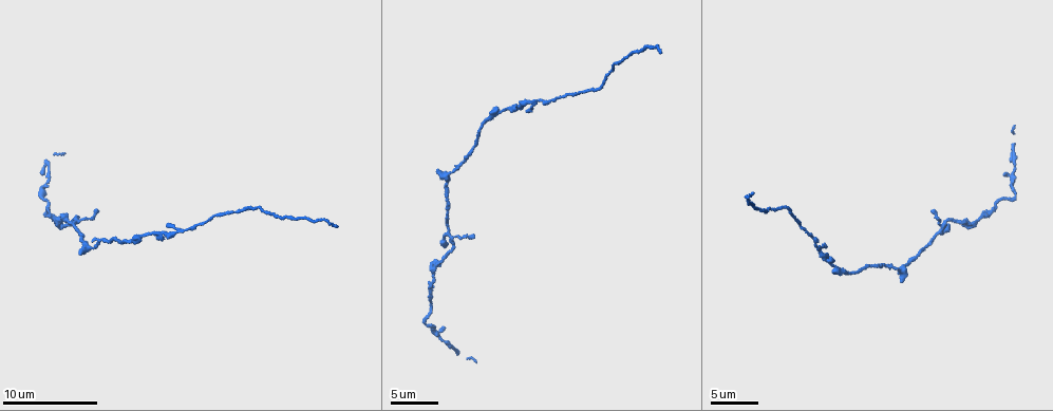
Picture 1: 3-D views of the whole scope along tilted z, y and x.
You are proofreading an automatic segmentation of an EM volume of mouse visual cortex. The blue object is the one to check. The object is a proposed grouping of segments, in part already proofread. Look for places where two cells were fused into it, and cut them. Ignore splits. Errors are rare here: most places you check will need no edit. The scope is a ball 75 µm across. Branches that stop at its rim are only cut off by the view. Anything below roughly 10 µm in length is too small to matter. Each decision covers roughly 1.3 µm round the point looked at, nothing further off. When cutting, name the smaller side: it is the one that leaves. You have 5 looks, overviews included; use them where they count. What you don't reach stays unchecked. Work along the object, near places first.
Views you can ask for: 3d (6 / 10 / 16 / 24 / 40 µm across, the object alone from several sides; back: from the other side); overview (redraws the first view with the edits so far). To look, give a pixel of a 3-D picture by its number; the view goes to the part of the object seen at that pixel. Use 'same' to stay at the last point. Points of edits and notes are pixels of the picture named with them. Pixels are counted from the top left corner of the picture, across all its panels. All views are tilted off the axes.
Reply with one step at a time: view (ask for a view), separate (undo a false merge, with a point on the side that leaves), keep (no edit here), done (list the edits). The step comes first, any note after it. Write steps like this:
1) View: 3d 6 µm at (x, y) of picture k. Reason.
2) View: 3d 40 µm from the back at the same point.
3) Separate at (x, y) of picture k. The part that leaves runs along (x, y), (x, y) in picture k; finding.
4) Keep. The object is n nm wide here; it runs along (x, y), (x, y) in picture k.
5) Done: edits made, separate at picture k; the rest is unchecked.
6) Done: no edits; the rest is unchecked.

View: 3d 10 µm at (431, 309) of picture 1. Calibre changes.

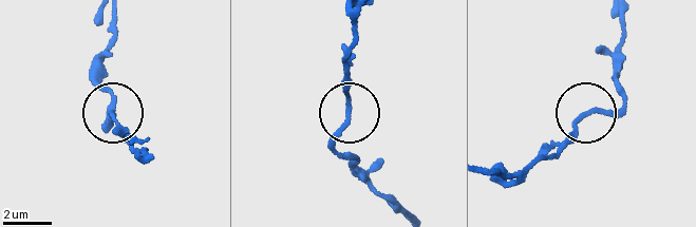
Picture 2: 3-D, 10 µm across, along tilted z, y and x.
Keep. The object is 190 nm wide here; it runs along (358, 18), (338, 136), (348, 157) in picture 2; continuous, no second cell.

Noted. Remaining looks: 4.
View: 3d 10 µm at (76, 224) of picture 1. Side arm on a straight run.

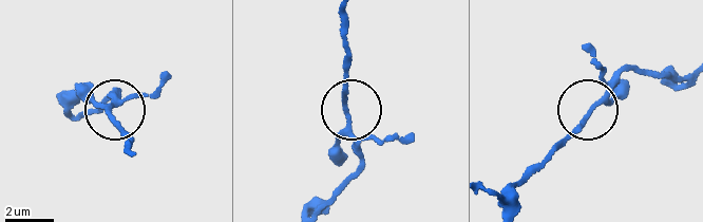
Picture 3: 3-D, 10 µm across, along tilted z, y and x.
View: 3d 6 µm at (589, 109) of picture 3. Closer look.

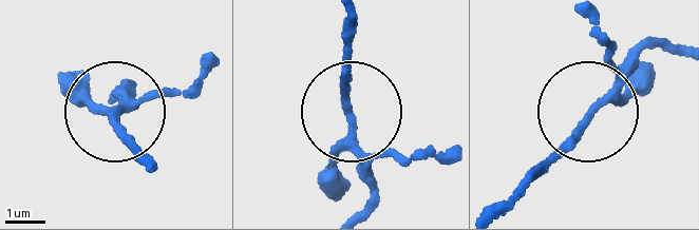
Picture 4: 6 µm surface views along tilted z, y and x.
Keep. It runs along (350, 17), (348, 92), (376, 208) in picture 4; all the same cell.

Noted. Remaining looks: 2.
View: 3d 6 µm at (172, 232) of picture 1. Small branch off a trunk.

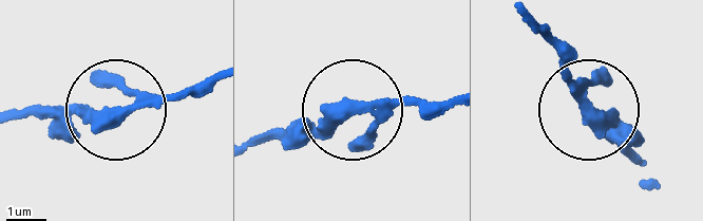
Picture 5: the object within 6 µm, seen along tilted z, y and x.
View: 3d 6 µm from the back at (595, 114) of picture 5.

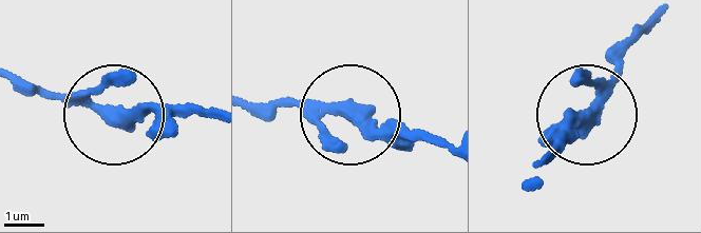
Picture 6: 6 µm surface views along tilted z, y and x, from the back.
Keep. 3 arms meet here; it runs along (208, 110), (101, 114), (18, 79) in picture 6; one cell here.

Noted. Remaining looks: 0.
Done: no edits; the rest is unchecked.

